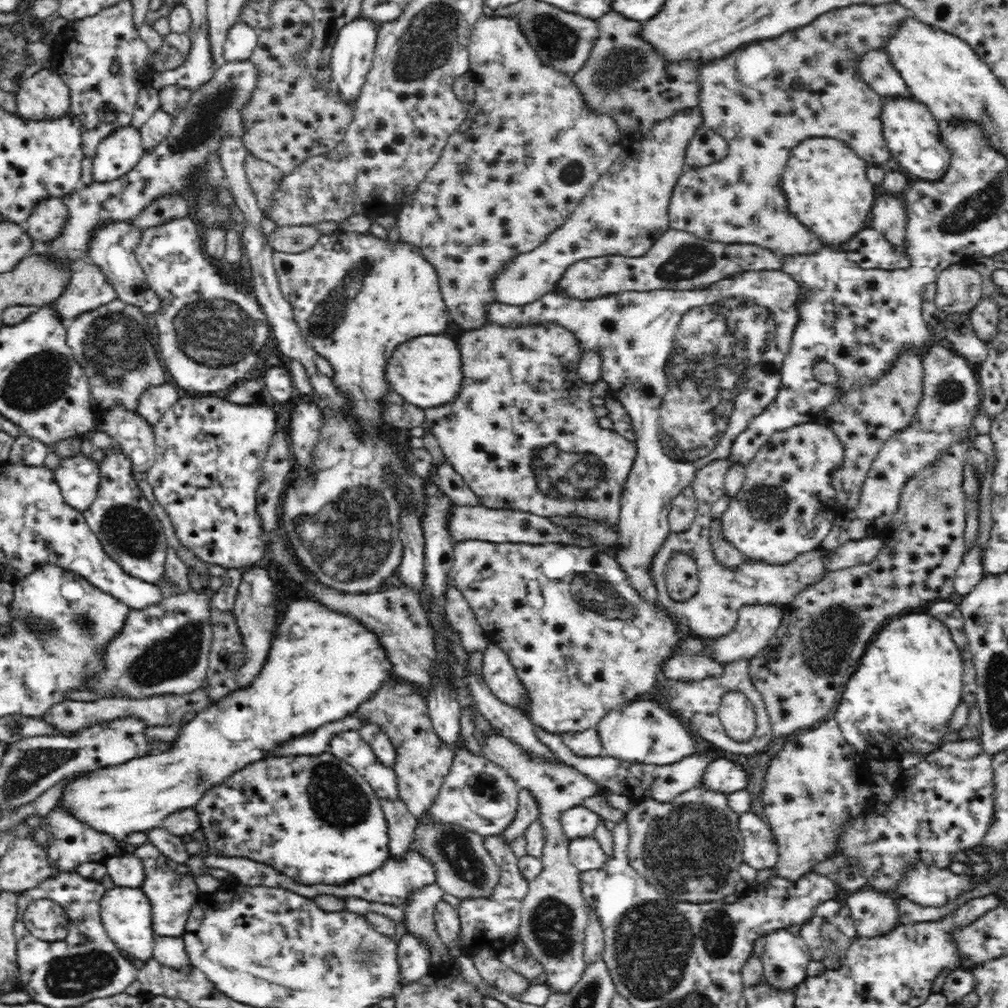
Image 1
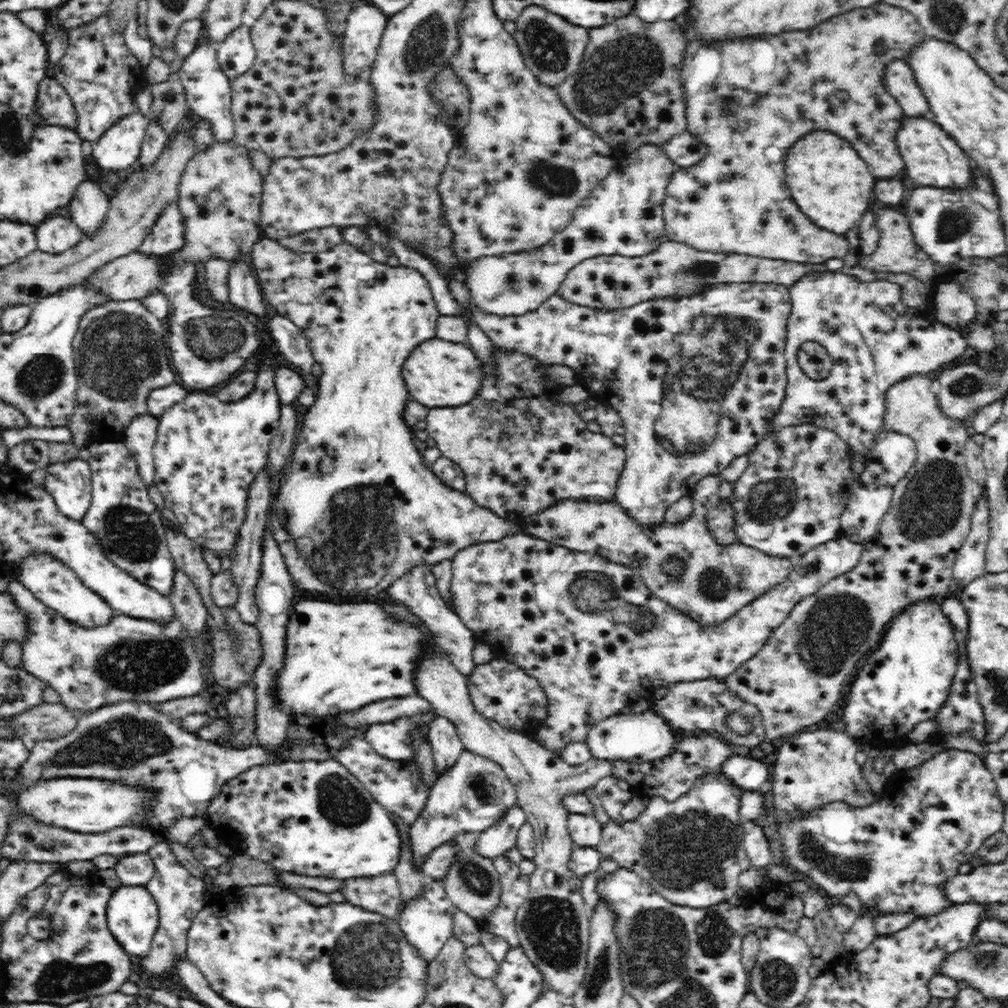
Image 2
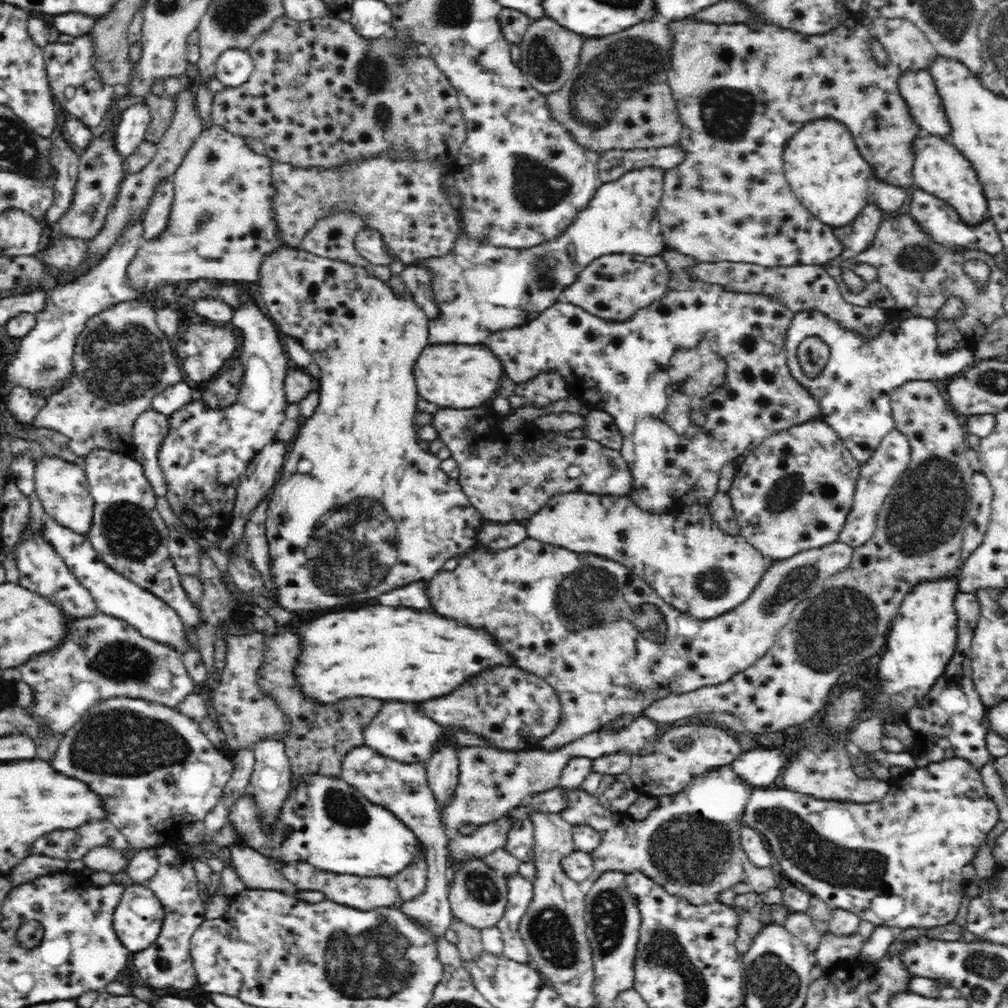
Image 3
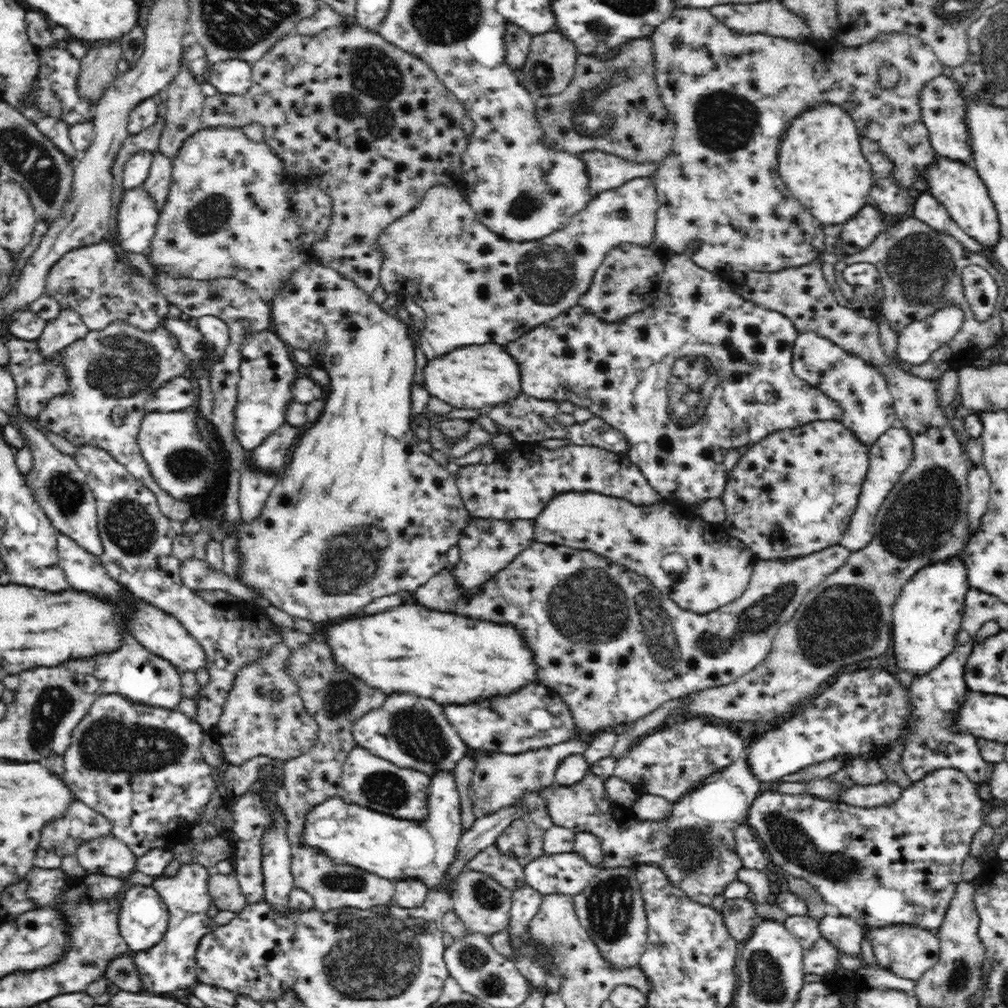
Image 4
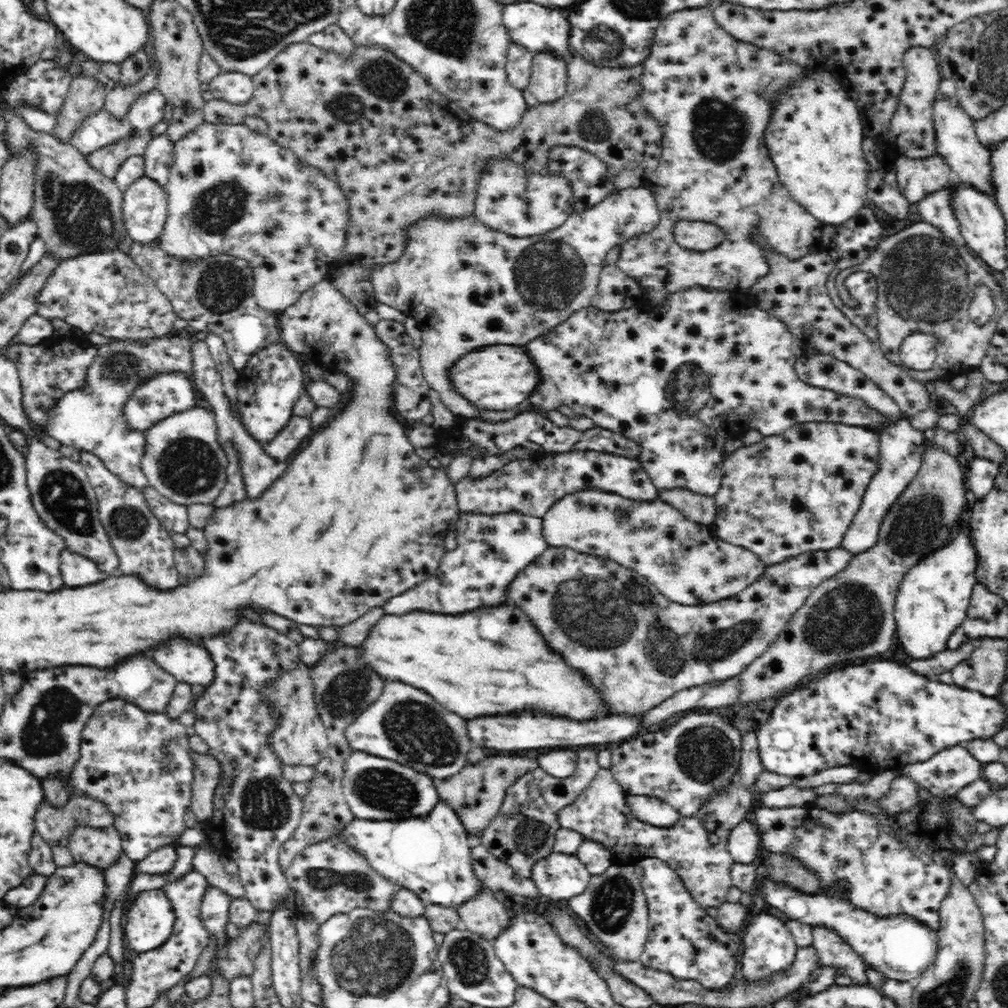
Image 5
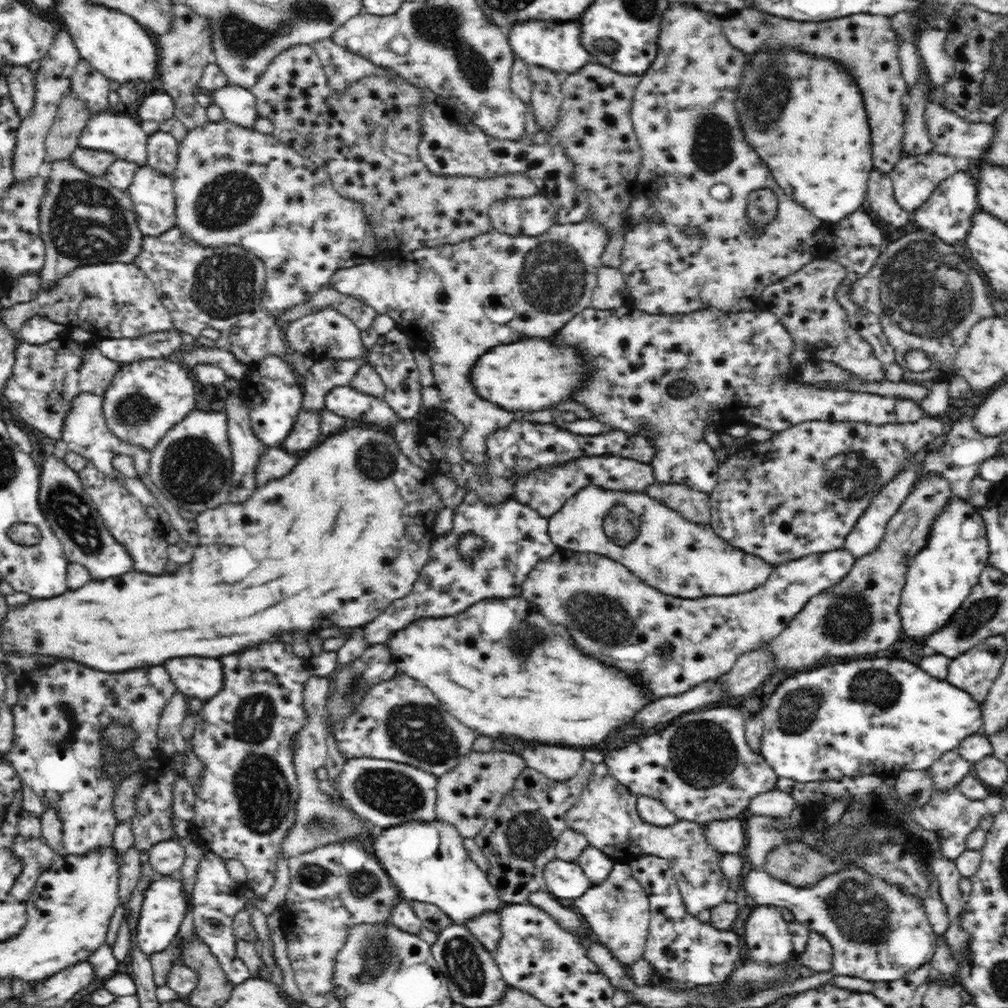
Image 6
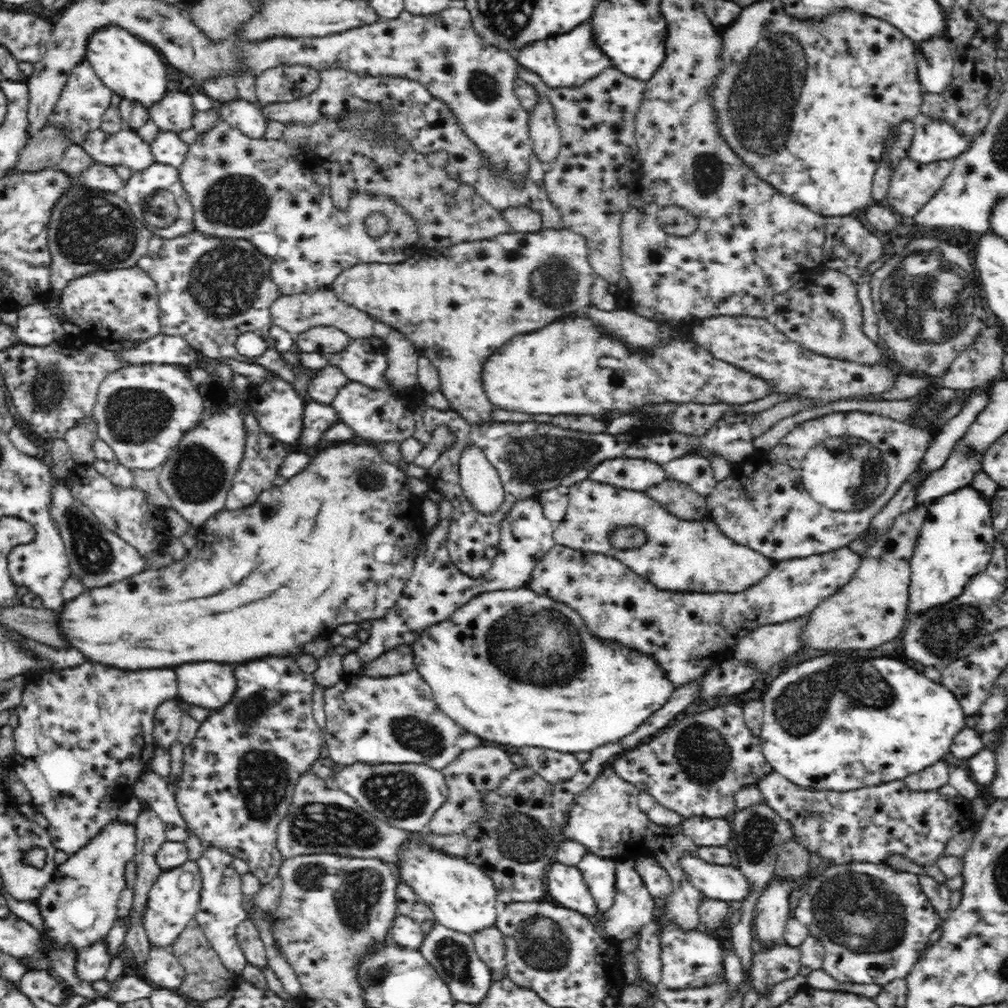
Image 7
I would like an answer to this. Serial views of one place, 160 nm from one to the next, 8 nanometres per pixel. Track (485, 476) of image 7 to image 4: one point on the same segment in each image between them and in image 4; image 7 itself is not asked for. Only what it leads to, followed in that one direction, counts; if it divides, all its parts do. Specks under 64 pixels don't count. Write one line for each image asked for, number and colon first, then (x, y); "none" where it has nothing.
4: (476, 289)
5: (449, 278)
6: (436, 295)

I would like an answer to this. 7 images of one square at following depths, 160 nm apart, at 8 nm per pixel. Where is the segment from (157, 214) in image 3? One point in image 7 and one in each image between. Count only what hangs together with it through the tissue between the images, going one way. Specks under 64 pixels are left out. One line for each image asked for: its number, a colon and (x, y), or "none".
4: (157, 185)
5: (158, 157)
6: (162, 154)
7: (167, 148)

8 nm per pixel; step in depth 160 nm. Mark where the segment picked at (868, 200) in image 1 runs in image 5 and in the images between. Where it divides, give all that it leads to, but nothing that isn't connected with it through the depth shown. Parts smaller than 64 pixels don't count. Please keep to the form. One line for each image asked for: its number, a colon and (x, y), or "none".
2: (829, 183)
3: (826, 173)
4: (820, 161)
5: (815, 139)

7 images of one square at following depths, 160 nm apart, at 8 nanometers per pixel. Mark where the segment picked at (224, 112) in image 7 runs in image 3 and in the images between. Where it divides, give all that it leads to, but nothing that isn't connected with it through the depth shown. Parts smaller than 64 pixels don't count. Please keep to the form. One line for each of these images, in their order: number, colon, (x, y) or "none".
3: (235, 66)
4: (234, 76)
5: (236, 87)
6: (238, 104)

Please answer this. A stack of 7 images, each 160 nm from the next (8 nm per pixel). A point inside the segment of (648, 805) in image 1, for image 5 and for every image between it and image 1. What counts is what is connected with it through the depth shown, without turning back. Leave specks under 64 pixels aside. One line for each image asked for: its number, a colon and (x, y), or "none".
2: (691, 851)
3: (689, 845)
4: (694, 846)
5: (695, 847)

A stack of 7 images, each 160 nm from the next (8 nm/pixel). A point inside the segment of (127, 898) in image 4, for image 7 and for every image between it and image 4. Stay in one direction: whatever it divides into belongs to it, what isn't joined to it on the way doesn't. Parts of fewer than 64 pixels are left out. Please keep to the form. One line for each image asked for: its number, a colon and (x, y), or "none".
5: (148, 921)
6: (164, 905)
7: (173, 900)

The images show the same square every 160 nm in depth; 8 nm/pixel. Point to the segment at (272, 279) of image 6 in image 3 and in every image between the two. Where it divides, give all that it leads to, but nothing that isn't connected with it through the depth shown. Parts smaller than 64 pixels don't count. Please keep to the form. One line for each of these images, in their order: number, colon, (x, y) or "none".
3: (221, 225)
4: (233, 211)
5: (233, 192)

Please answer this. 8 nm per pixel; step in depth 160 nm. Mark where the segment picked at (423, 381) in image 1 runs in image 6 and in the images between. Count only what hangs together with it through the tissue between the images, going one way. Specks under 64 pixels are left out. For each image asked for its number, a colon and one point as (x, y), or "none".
2: (437, 373)
3: (452, 376)
4: (475, 376)
5: (496, 377)
6: (530, 375)

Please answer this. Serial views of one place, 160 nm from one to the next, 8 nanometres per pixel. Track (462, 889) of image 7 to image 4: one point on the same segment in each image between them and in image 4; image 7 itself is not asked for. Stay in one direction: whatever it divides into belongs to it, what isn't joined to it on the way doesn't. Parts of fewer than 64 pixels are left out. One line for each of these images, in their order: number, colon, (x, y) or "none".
4: (349, 834)
5: (431, 855)
6: (427, 862)

